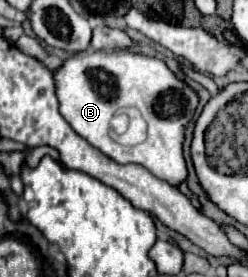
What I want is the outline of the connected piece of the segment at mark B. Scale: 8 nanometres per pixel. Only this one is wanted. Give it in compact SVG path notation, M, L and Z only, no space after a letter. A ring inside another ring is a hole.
M124 49L124 51L86 51L86 53L74 55L72 59L66 59L62 69L56 71L54 77L56 77L56 85L58 85L58 101L60 101L62 117L92 147L96 147L98 151L102 151L108 159L112 159L116 163L142 165L152 175L168 181L170 185L178 185L180 181L186 179L186 163L184 163L184 157L182 157L184 127L194 121L194 113L196 113L196 107L198 107L198 97L184 81L180 81L166 67L164 61L144 57L144 55L128 51L128 49ZM128 107L136 107L142 113L144 121L148 121L146 141L138 143L138 145L132 145L132 147L120 145L112 137L112 131L116 127L116 113L122 111L122 109L128 109Z

